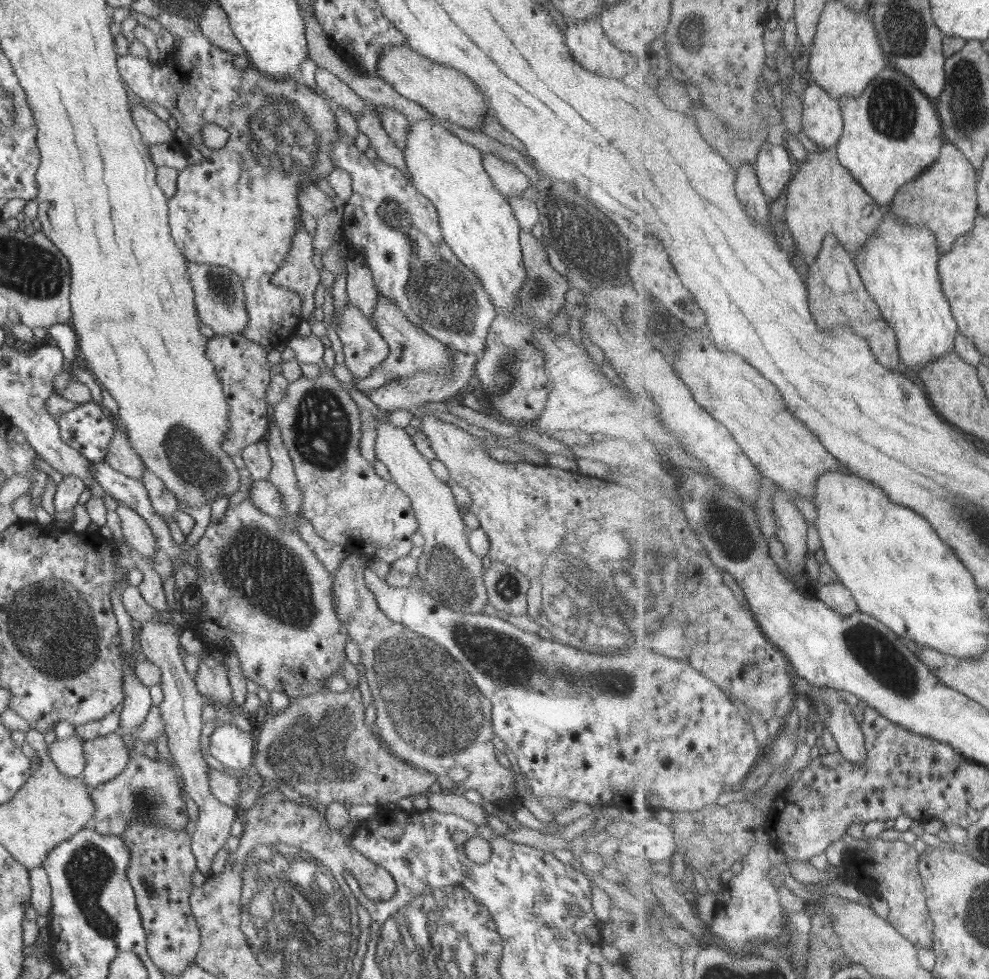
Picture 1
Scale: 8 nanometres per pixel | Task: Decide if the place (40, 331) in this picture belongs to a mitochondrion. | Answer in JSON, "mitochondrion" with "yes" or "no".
{"mitochondrion":"no"}

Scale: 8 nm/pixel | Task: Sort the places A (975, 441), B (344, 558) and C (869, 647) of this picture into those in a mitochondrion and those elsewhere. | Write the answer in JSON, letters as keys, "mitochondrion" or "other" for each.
{"A":"other","B":"other","C":"mitochondrion"}

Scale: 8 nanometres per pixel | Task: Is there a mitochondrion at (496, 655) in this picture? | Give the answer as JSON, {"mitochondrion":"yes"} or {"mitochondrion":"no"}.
{"mitochondrion":"yes"}

